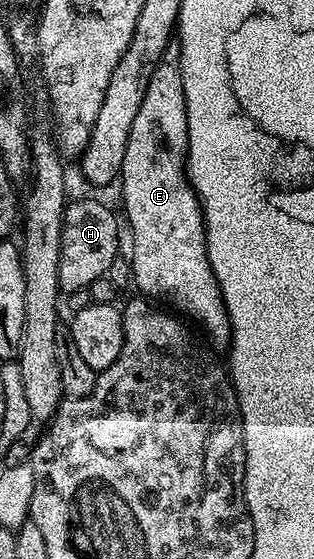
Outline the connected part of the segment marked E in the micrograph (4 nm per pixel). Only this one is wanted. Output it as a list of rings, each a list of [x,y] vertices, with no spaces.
[[[174,60],[160,61],[152,77],[149,78],[149,87],[145,87],[145,99],[141,99],[141,107],[133,119],[133,131],[129,131],[129,143],[125,147],[122,181],[123,209],[127,212],[125,225],[126,228],[127,225],[131,228],[131,273],[135,276],[136,287],[140,289],[136,290],[144,298],[154,299],[156,302],[168,301],[172,305],[168,306],[176,314],[184,318],[192,317],[193,320],[203,324],[208,337],[206,340],[212,346],[226,346],[231,340],[231,321],[227,318],[227,308],[209,263],[207,227],[203,224],[203,206],[199,204],[199,196],[191,188],[191,182],[187,179],[185,87],[183,73]]]

